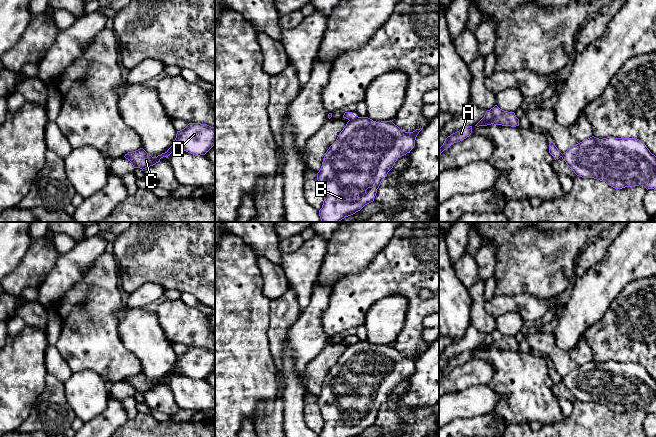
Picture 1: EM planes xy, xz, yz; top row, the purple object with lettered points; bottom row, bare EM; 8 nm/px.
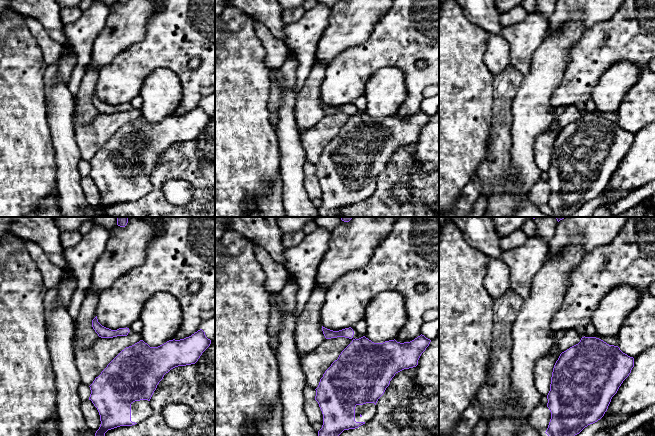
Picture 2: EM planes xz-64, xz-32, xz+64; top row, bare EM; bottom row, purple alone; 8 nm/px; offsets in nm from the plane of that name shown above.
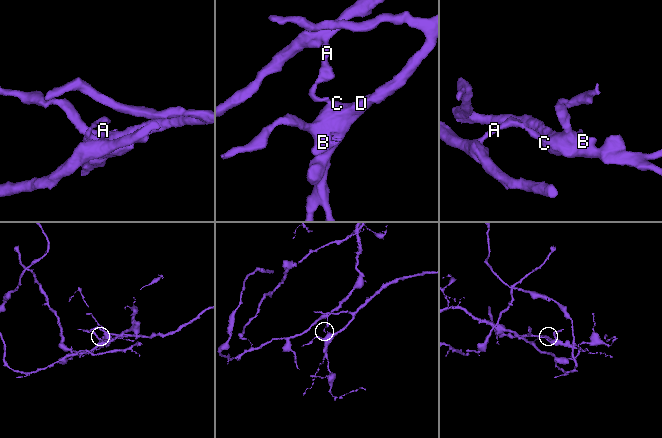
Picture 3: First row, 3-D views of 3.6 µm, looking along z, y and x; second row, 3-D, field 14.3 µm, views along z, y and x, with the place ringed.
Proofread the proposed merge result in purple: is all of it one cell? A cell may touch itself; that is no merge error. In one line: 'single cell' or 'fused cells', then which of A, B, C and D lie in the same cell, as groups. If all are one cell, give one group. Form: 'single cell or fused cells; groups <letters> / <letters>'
fused cells; groups A / B C D

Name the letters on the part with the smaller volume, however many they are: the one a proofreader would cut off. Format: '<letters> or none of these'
B, C, D

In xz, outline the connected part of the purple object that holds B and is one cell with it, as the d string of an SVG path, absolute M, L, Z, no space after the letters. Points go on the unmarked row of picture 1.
M354 340L325 377L317 397L324 419L319 437L356 437L373 426L382 404L397 383L414 372L416 361L422 353L405 356L392 345L376 346L368 341Z

